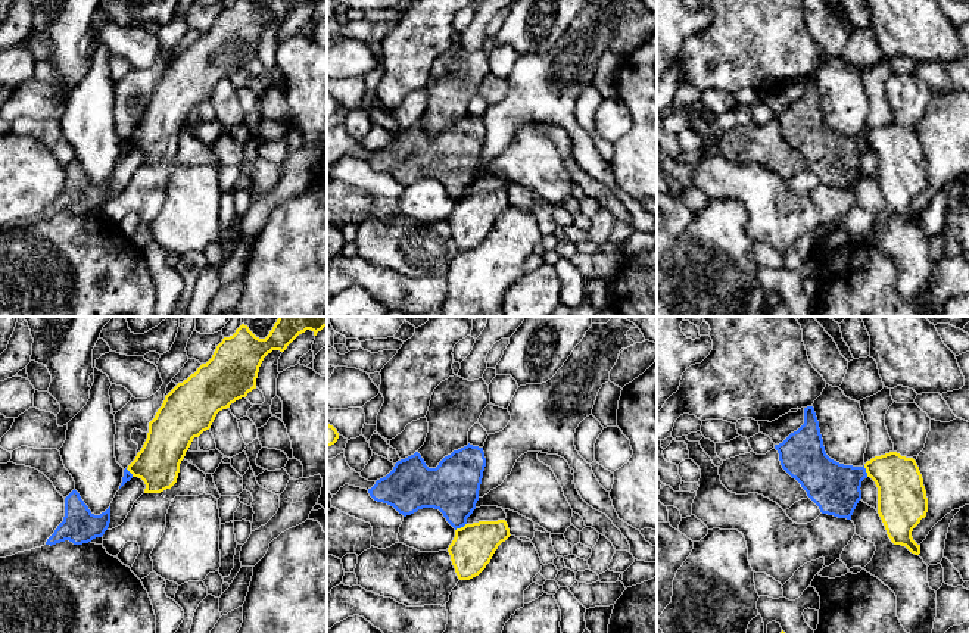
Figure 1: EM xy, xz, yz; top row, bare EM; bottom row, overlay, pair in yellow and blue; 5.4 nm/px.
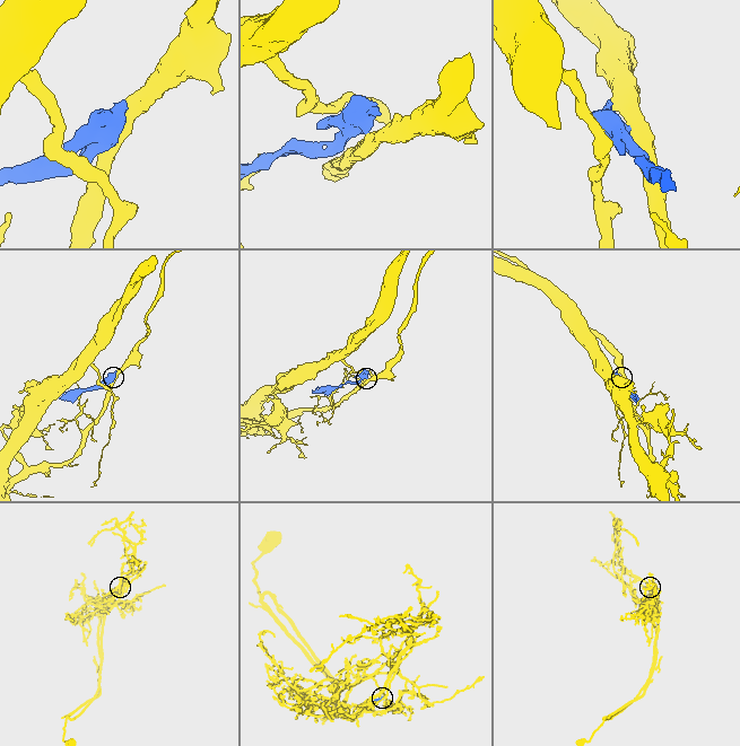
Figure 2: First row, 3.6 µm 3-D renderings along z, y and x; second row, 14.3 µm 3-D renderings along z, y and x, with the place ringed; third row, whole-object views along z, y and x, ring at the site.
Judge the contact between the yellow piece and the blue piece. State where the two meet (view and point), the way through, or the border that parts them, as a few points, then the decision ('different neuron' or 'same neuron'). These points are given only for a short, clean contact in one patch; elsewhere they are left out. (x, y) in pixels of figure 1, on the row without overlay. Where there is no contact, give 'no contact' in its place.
xz (461, 197) | along xz (466, 193), (455, 200) | different neuron

